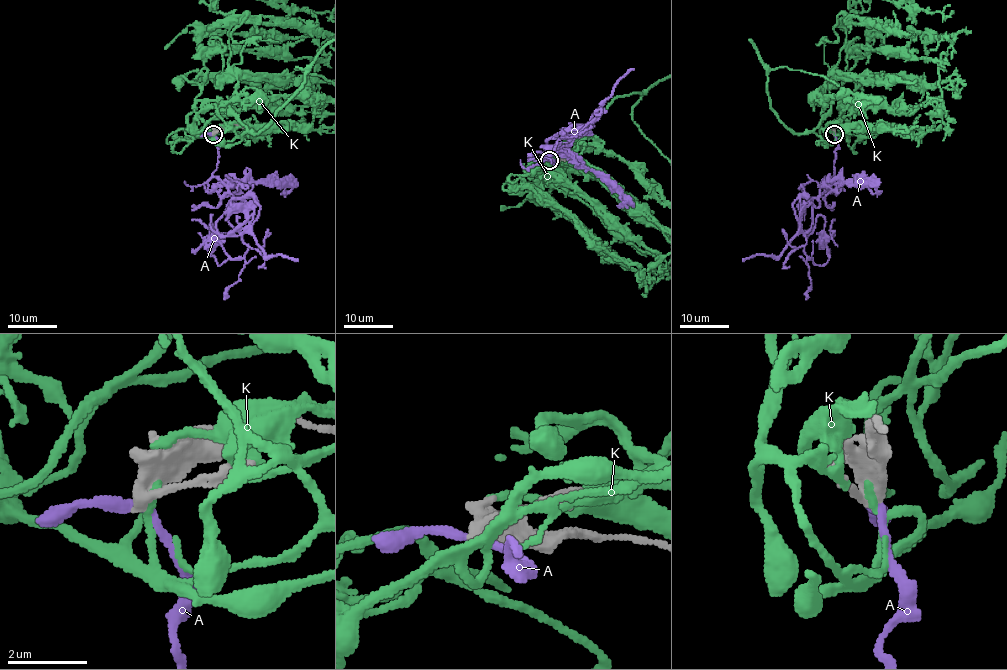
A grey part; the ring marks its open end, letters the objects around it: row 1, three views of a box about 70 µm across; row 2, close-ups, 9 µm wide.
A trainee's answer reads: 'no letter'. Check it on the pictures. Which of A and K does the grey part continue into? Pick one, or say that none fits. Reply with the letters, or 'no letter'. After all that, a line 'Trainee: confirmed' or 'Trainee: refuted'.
A
Trainee: refuted

